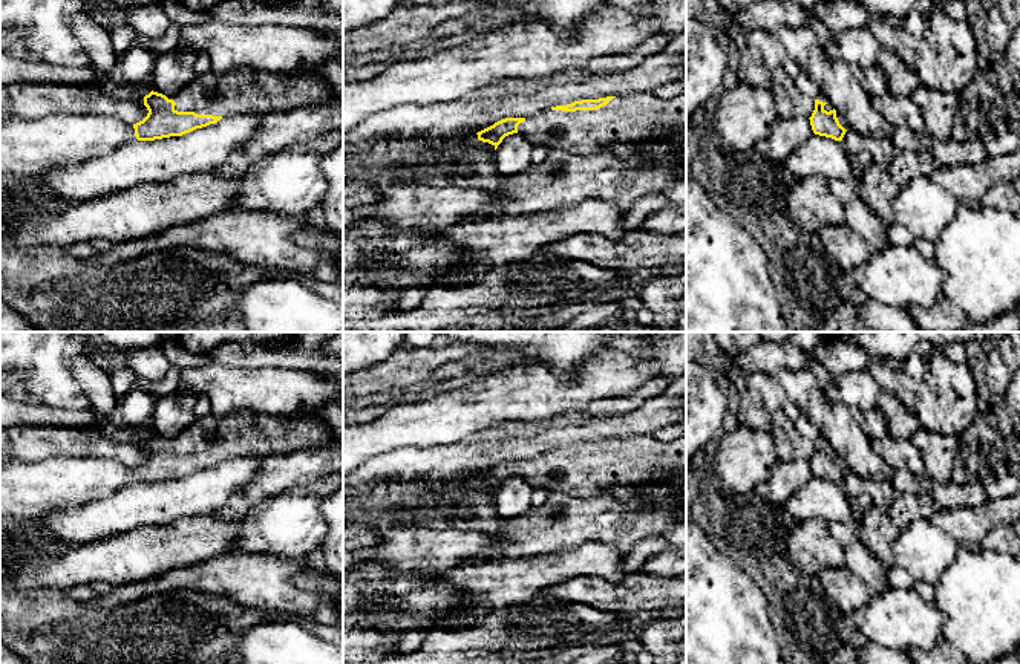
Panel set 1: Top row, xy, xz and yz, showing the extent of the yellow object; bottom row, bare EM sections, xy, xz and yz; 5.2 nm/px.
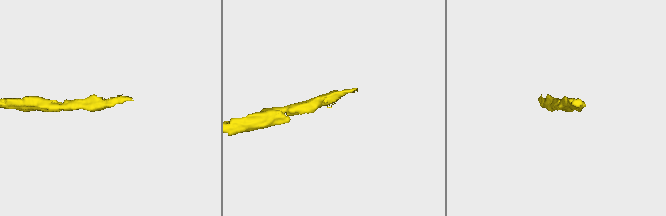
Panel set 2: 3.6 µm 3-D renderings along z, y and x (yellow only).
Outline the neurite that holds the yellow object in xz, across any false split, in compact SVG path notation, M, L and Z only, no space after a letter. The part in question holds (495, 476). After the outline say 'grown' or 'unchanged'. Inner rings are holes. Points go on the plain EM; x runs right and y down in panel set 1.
M686 433L672 442L639 435L574 444L530 461L505 461L476 477L495 493L505 479L518 476L533 488L587 497L617 485L648 485L654 474L685 470Z; grown

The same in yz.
M822 435L815 441L815 453L809 462L815 477L835 483L842 483L845 474L850 473L847 462Z; grown

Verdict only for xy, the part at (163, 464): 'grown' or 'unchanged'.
grown

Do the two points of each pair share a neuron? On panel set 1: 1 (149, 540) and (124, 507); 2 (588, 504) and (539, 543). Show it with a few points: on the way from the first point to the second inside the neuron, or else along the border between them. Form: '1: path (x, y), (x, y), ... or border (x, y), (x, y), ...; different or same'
1: border (173, 520), (164, 525), (144, 525), (104, 537); different
2: path (576, 516), (564, 520), (552, 531); same

